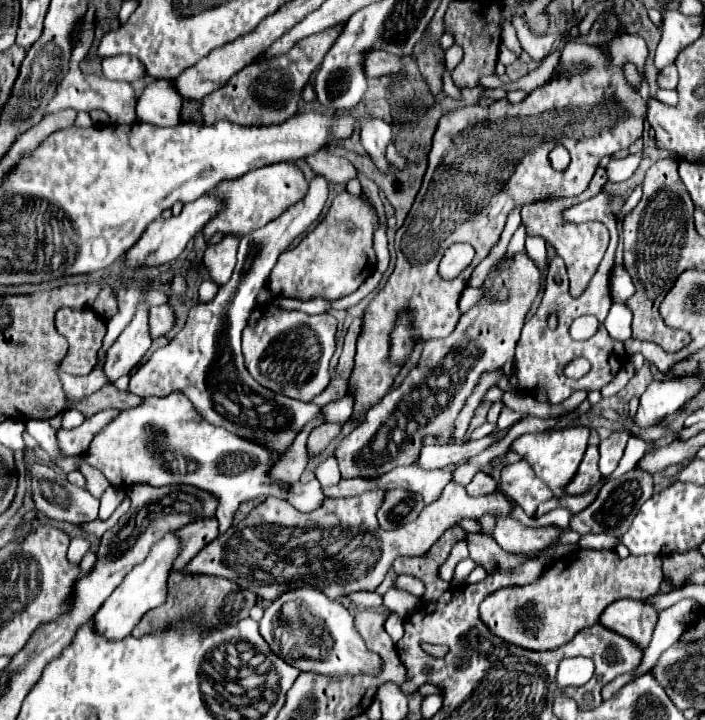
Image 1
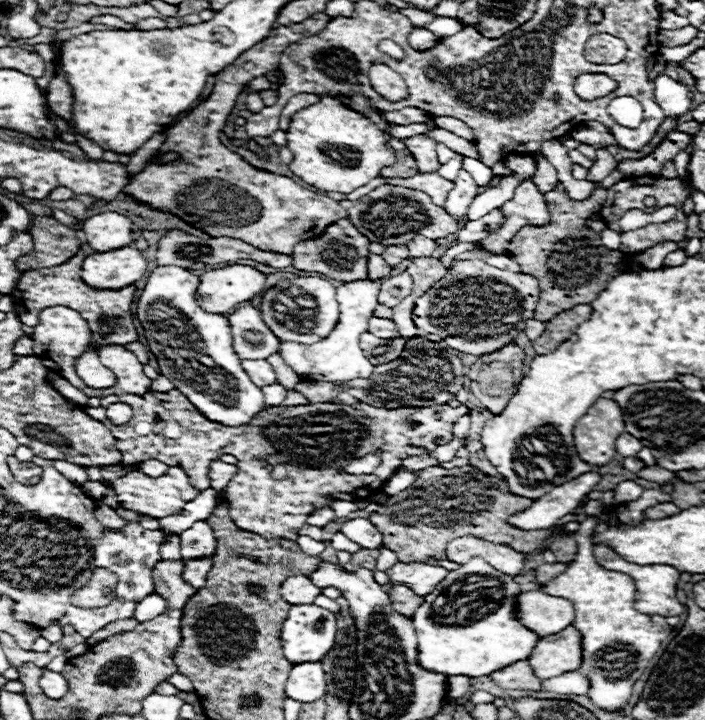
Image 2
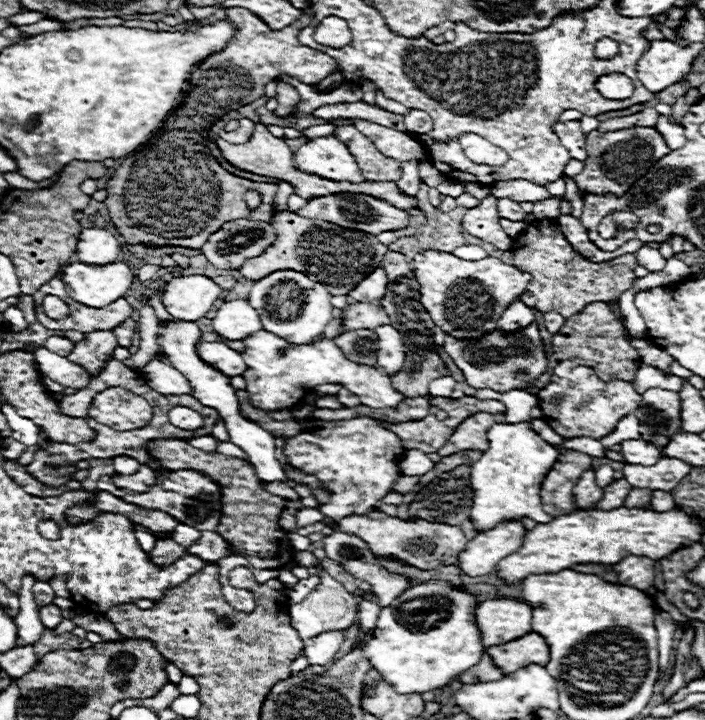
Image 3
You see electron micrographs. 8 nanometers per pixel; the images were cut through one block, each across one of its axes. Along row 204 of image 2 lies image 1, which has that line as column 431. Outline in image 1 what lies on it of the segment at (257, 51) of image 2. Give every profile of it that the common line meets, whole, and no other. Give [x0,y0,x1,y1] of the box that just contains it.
[350,36,650,412]

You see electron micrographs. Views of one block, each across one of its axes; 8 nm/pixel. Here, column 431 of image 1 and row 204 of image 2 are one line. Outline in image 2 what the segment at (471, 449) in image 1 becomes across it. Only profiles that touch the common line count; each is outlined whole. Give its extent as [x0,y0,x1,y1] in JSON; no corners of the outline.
[444,170,482,218]

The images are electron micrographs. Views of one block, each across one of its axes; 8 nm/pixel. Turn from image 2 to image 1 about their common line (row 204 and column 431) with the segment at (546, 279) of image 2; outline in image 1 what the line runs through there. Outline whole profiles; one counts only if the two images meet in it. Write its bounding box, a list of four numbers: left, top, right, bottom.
[392,526,466,602]

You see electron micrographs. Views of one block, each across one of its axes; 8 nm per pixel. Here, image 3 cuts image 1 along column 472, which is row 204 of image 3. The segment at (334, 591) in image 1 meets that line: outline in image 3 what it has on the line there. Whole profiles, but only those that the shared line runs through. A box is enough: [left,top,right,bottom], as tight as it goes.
[498,198,528,222]

